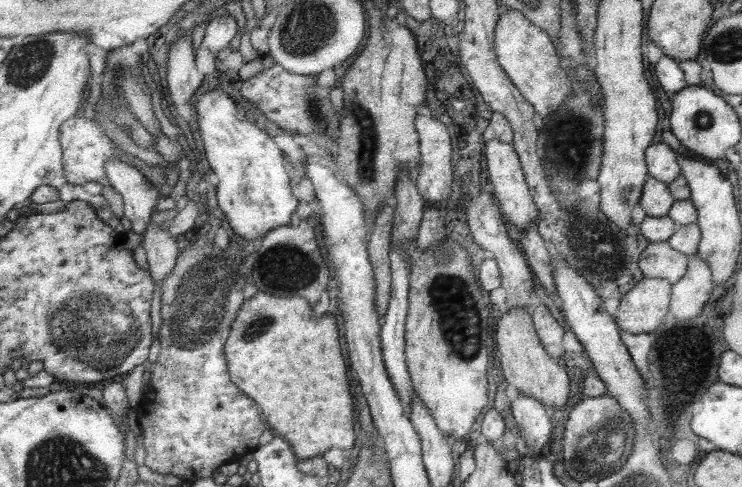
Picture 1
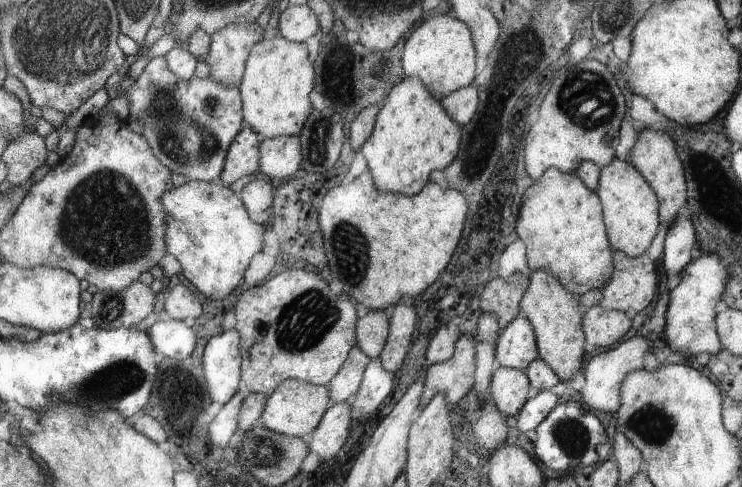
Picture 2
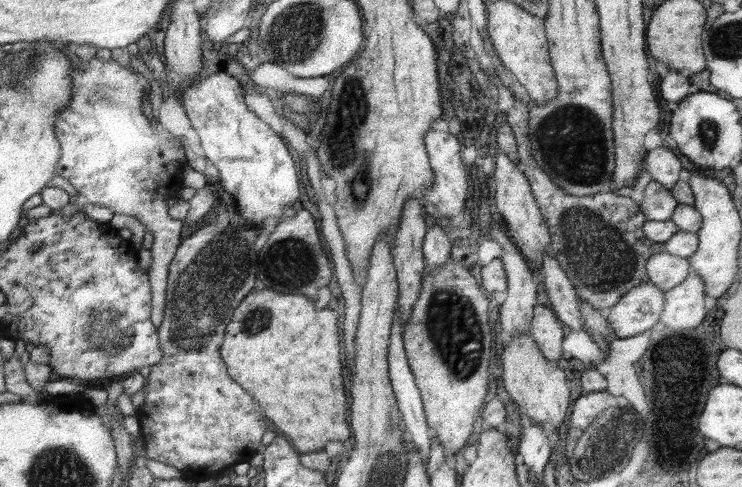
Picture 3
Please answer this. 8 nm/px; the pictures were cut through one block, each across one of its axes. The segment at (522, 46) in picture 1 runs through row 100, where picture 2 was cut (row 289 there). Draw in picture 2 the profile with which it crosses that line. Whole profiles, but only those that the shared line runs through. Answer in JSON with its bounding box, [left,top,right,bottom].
[521,270,583,382]

